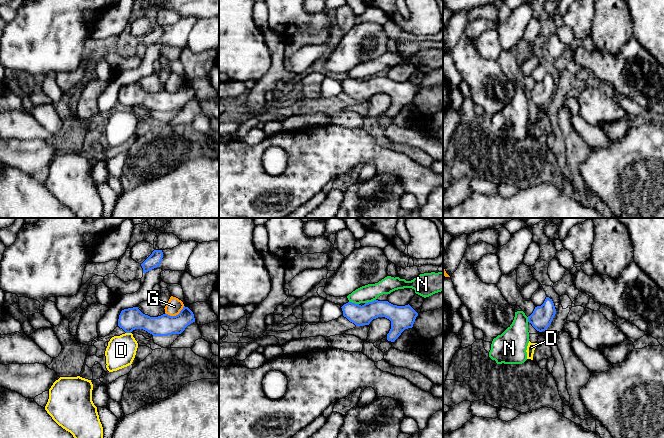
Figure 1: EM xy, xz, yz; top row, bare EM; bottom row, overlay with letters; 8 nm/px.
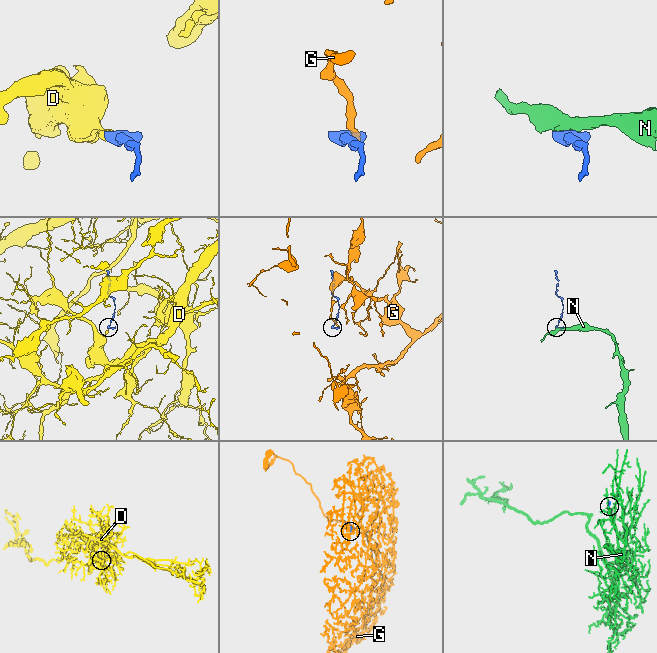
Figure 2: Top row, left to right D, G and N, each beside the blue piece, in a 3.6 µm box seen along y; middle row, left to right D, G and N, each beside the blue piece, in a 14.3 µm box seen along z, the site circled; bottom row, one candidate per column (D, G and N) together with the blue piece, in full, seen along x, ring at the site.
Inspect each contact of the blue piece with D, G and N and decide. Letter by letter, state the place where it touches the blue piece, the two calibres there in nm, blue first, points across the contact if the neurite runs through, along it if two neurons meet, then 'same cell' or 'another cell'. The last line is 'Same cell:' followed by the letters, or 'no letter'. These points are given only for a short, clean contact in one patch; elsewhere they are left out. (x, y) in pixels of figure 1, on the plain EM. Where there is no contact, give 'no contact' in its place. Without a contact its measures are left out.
D: xy (128, 108) | 180/240 nm | across xy (130, 95), (128, 97), (128, 108), (125, 122), (121, 126) | same cell
G: xy (176, 91) | 170/120 nm | along xy (184, 82), (175, 91), (165, 89) | another cell
N: xz (370, 78) | 160/140 nm | along xz (375, 75), (365, 79) | another cell
Same cell: D

